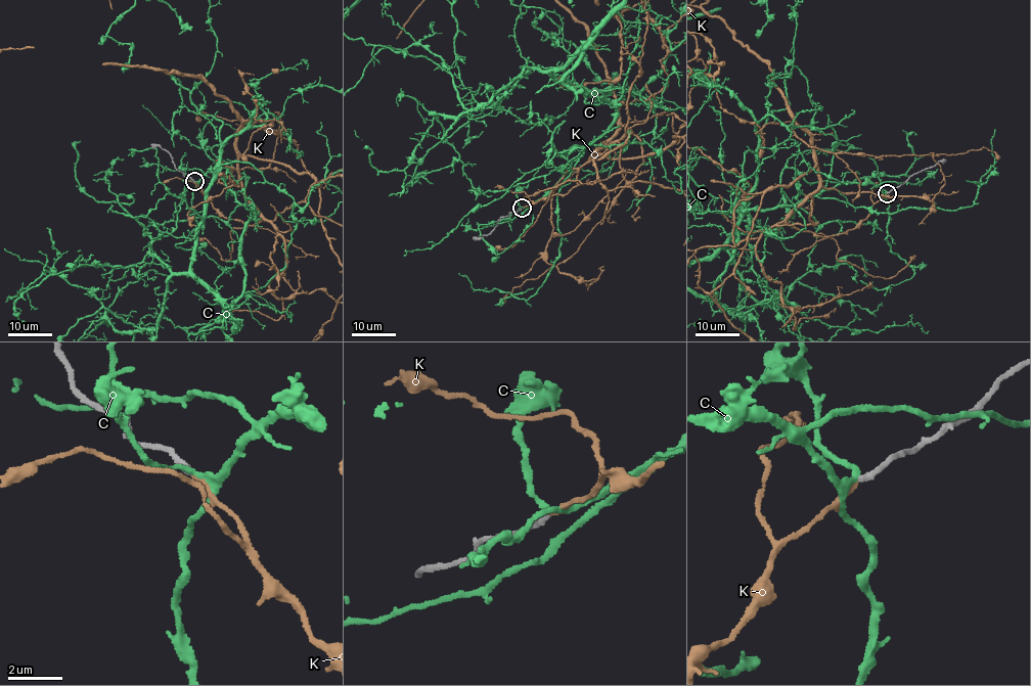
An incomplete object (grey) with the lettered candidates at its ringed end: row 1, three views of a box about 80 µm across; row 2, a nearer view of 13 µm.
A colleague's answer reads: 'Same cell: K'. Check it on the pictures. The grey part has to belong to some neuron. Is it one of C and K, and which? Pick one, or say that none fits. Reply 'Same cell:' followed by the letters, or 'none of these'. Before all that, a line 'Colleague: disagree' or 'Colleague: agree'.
Colleague: agree
Same cell: K

